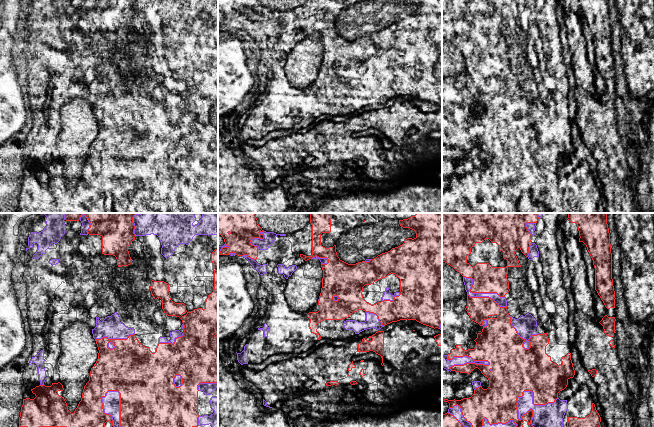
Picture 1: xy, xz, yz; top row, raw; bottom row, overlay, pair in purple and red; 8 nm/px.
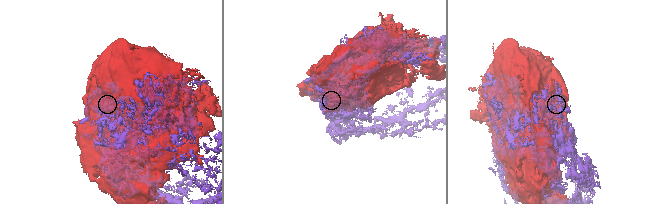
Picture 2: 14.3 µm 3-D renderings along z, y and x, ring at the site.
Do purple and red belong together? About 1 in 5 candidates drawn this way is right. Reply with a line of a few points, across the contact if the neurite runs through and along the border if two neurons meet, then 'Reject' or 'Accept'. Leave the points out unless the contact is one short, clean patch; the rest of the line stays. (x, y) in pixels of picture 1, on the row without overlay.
Accept

